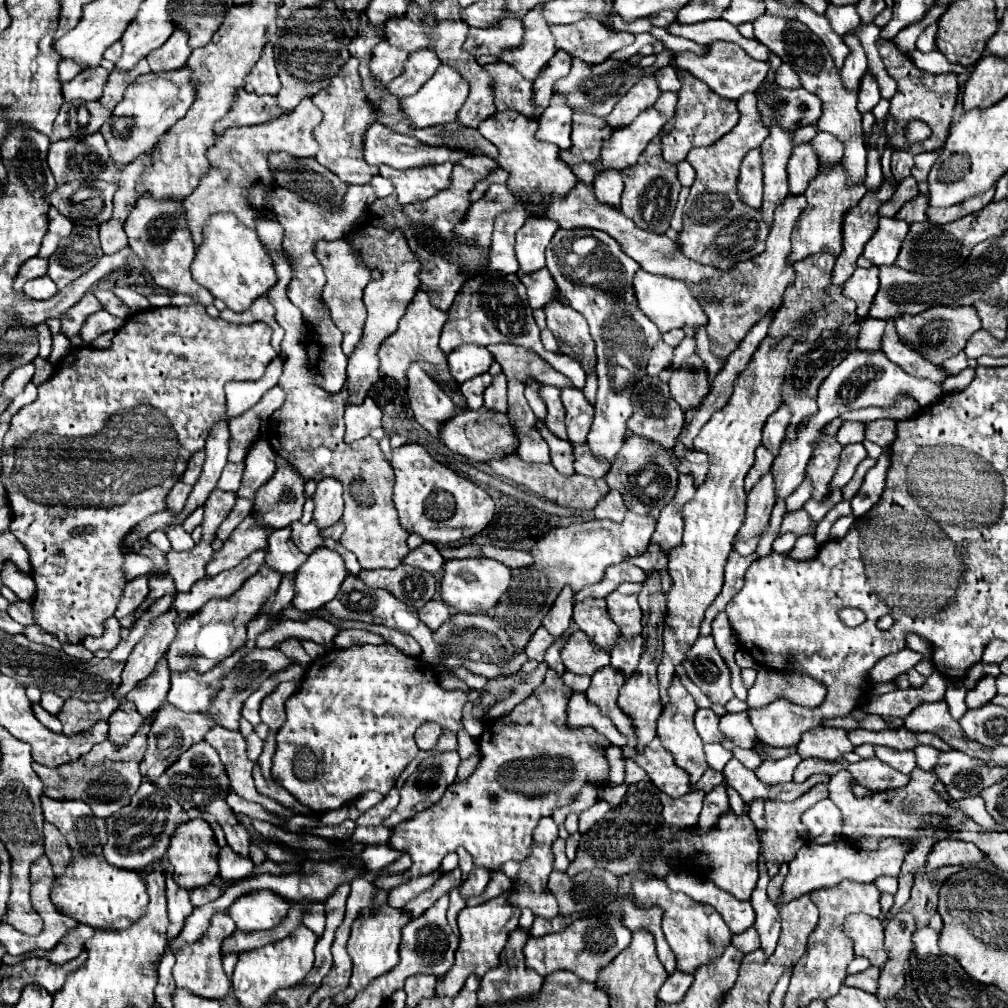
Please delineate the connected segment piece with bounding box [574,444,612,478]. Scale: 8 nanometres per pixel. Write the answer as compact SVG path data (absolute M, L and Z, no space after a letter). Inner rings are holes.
M580 444L580 448L574 448L574 452L576 452L576 472L578 474L590 476L590 478L602 478L612 468L612 464L596 460L586 444Z

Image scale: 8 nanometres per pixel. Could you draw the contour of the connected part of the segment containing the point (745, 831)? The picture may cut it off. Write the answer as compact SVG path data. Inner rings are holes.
M750 802L744 804L744 812L738 816L732 810L720 816L716 830L712 832L696 832L694 826L680 830L674 834L674 840L660 840L656 838L654 854L662 854L666 860L678 854L678 860L690 868L706 866L706 878L710 878L720 890L730 892L738 900L750 900L752 890L756 888L758 880L758 854L760 854L760 840L754 822L748 816Z

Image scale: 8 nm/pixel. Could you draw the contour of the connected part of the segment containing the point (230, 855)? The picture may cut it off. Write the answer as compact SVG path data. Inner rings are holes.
M224 846L218 852L218 864L220 864L220 878L226 880L242 880L244 876L248 876L254 868L250 858L244 858L236 852L232 852L232 848Z

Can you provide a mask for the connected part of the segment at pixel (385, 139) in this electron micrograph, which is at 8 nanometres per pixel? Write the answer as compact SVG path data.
M372 124L366 132L366 140L364 140L364 158L368 164L380 166L392 166L398 170L408 170L408 168L418 168L418 166L432 166L432 164L442 164L442 162L452 162L456 164L458 160L470 156L470 152L466 150L452 150L452 148L430 148L428 144L420 144L420 140L416 140L414 136L404 136L398 132L392 132L390 128L382 126L382 124Z

